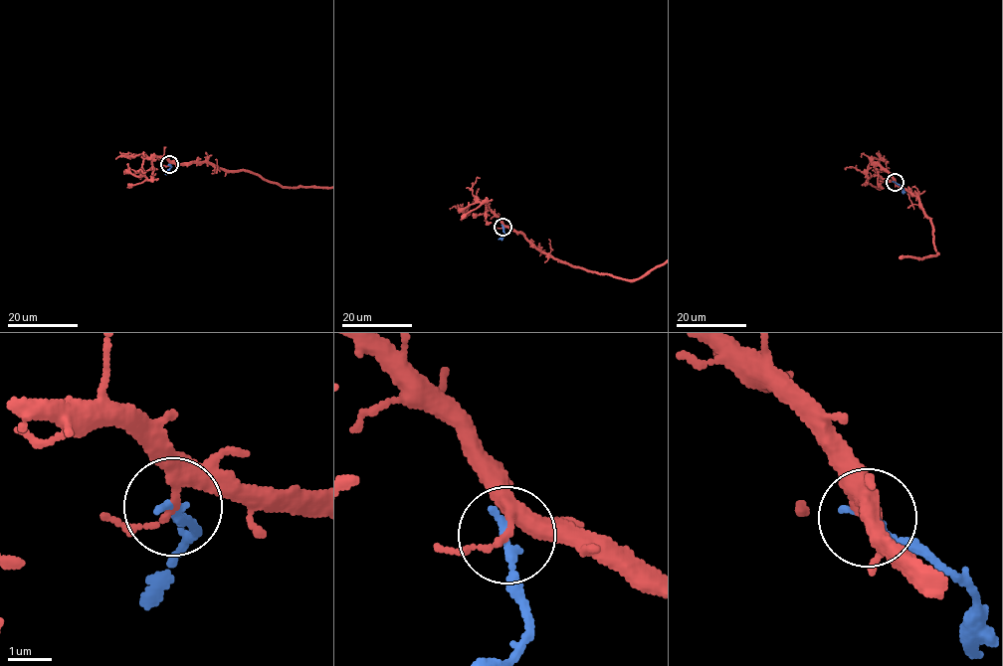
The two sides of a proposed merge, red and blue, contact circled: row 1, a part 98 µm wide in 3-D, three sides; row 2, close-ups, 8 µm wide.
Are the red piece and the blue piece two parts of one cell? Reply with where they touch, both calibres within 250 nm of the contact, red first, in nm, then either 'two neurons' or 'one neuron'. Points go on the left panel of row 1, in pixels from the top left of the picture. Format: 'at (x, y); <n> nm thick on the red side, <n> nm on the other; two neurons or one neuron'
at (169, 164); 150 nm thick on the red side, 200 nm on the other; two neurons

